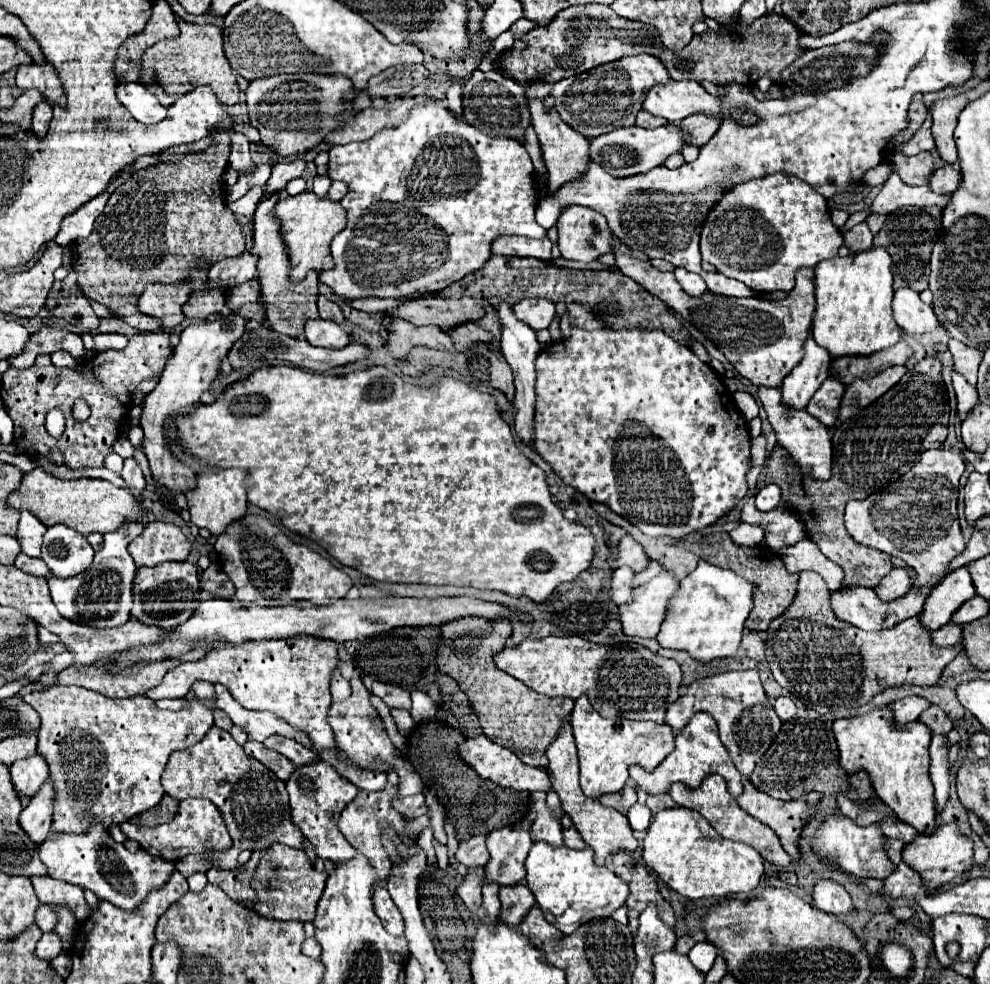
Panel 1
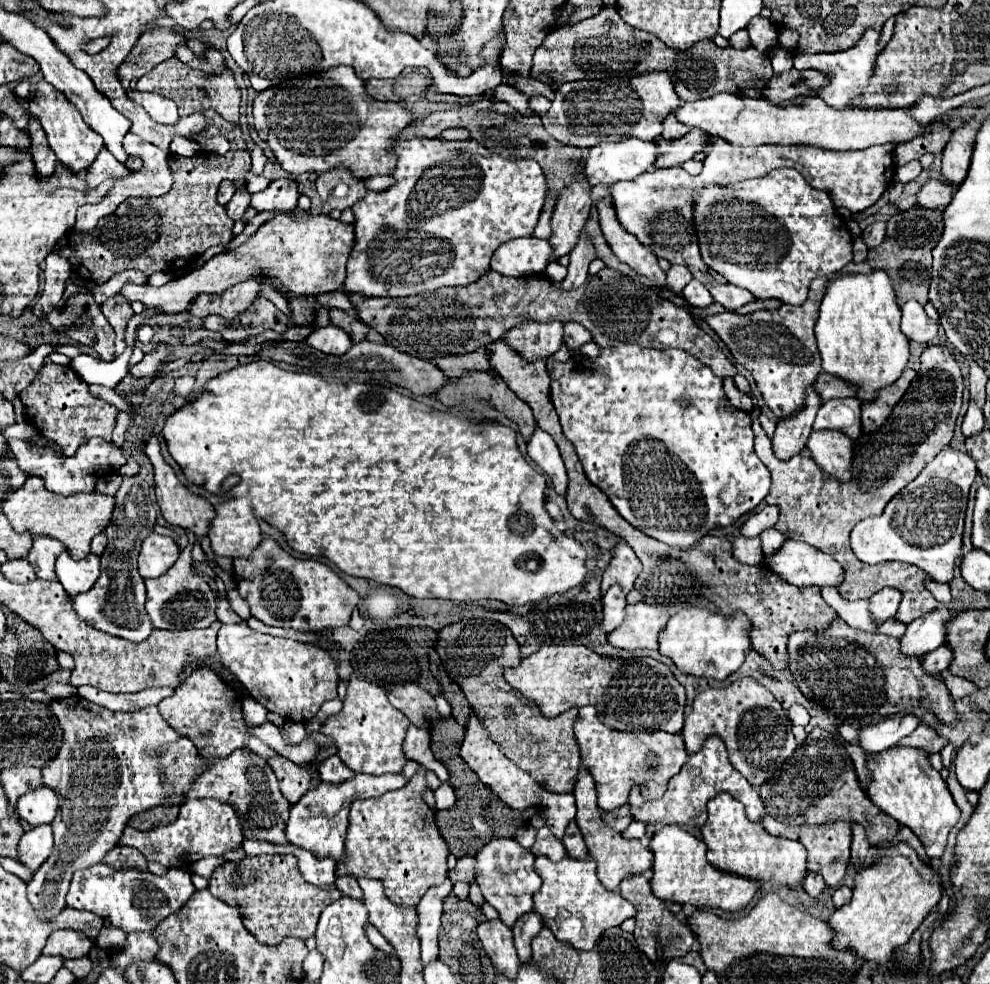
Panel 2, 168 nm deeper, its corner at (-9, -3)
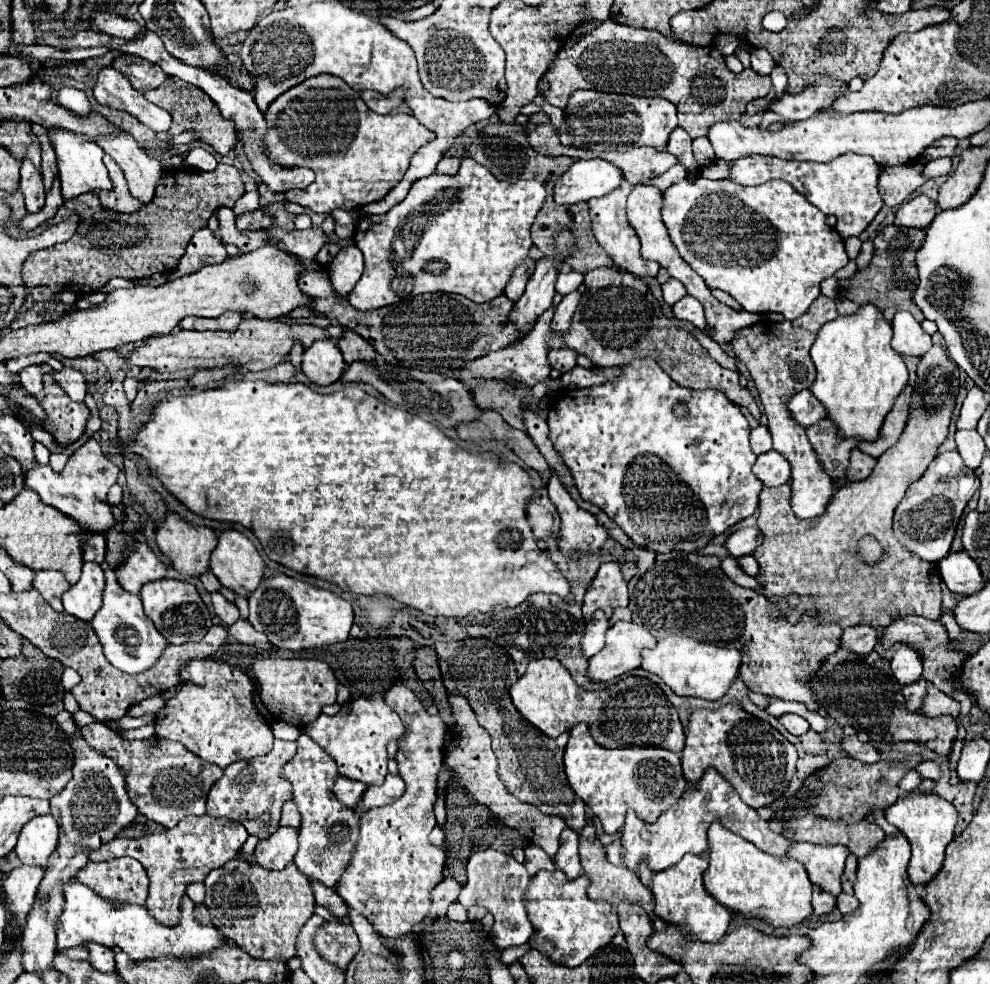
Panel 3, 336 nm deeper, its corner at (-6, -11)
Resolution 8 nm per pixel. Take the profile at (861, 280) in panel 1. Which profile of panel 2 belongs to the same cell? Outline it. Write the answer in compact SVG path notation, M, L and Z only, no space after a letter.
M874 269L868 275L860 273L834 273L828 279L826 295L820 305L820 317L816 321L818 351L822 355L822 369L826 373L844 377L860 387L858 399L876 397L876 391L894 383L908 363L908 339L900 331L900 307L896 303L896 291L892 277L886 269Z

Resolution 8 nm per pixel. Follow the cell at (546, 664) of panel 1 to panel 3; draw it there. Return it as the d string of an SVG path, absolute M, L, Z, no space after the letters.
M537 659L537 661L529 663L525 675L519 677L519 681L511 687L509 693L511 693L513 705L517 707L517 711L531 725L535 725L539 731L543 731L551 739L559 737L563 731L569 731L577 723L587 723L595 743L603 745L605 749L647 745L647 747L663 747L663 749L679 753L679 751L683 751L683 745L685 745L685 733L683 733L683 725L679 721L679 715L677 715L677 709L673 705L669 705L663 691L657 685L653 685L649 679L625 677L625 679L621 679L621 693L613 693L611 687L599 689L599 691L585 691L585 689L575 685L573 677L569 675L569 671L559 661Z

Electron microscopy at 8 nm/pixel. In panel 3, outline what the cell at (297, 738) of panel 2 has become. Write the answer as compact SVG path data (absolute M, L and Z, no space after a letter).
M274 739L271 753L257 757L257 759L245 759L245 761L231 763L223 771L223 777L209 791L207 815L227 817L231 821L237 821L247 829L249 835L255 835L259 839L273 835L279 829L279 817L281 817L283 803L293 797L291 783L281 773L283 773L285 763L293 759L295 751L297 751L297 745L293 741Z

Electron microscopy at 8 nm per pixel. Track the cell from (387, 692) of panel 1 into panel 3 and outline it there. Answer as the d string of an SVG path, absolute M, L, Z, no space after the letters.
M393 685L385 693L385 703L401 717L405 725L405 737L399 743L397 751L397 765L399 765L399 775L407 783L405 795L389 805L369 809L361 813L361 835L357 841L357 849L353 853L353 861L349 869L343 873L339 885L335 891L345 899L345 903L361 913L371 925L373 931L379 937L403 937L413 931L413 925L425 919L429 911L429 893L433 885L443 881L443 865L445 865L445 853L439 847L433 847L429 843L429 833L435 827L435 815L433 815L433 805L437 801L437 773L443 765L443 737L447 731L447 725L441 721L439 715L429 715L421 701L409 691L405 685Z

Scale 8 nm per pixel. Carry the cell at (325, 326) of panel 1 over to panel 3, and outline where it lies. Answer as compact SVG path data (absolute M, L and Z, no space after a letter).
M329 339L315 341L303 353L303 373L315 385L331 385L341 379L345 371L345 361L337 345Z

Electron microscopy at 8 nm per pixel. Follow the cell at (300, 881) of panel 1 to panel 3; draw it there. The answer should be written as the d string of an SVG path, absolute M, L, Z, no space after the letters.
M227 861L205 879L207 895L205 907L209 909L213 925L235 941L255 959L289 961L295 955L295 941L301 925L315 911L315 897L303 873L289 863L283 871L267 871L247 861Z

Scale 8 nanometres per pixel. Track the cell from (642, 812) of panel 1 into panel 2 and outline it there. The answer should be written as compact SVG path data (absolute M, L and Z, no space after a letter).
M632 821L628 829L624 831L624 837L628 839L642 839L646 835L646 823L644 821Z

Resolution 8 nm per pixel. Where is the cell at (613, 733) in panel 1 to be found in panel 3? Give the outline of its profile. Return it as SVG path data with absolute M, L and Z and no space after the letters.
M579 723L571 729L569 743L565 747L565 773L575 795L599 817L605 833L617 833L623 827L623 819L627 809L633 809L635 815L645 823L655 823L661 813L671 809L685 793L687 781L681 773L681 757L673 751L661 747L625 747L625 749L603 749L599 747L585 723Z

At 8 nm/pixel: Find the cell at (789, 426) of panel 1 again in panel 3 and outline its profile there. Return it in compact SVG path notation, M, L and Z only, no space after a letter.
M853 449L851 453L851 463L849 463L849 469L847 469L847 477L851 481L863 481L865 477L869 477L869 473L873 471L875 467L875 457L869 457L865 455L863 451L859 449Z

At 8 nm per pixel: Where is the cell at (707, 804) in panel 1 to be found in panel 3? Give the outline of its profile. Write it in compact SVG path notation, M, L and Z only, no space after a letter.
M719 821L709 827L709 849L709 869L703 875L705 891L729 911L761 919L775 929L793 927L813 911L811 881L799 861L777 861L753 843L727 831Z

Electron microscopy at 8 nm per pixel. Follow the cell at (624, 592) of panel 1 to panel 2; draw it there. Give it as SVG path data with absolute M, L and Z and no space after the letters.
M612 585L602 597L604 603L604 629L616 629L626 617L626 593L620 585Z

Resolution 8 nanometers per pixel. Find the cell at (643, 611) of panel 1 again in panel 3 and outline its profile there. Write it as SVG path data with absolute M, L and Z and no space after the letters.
M617 621L605 637L605 647L589 659L587 677L597 683L613 681L615 677L639 667L641 651L653 649L655 637L633 621Z

